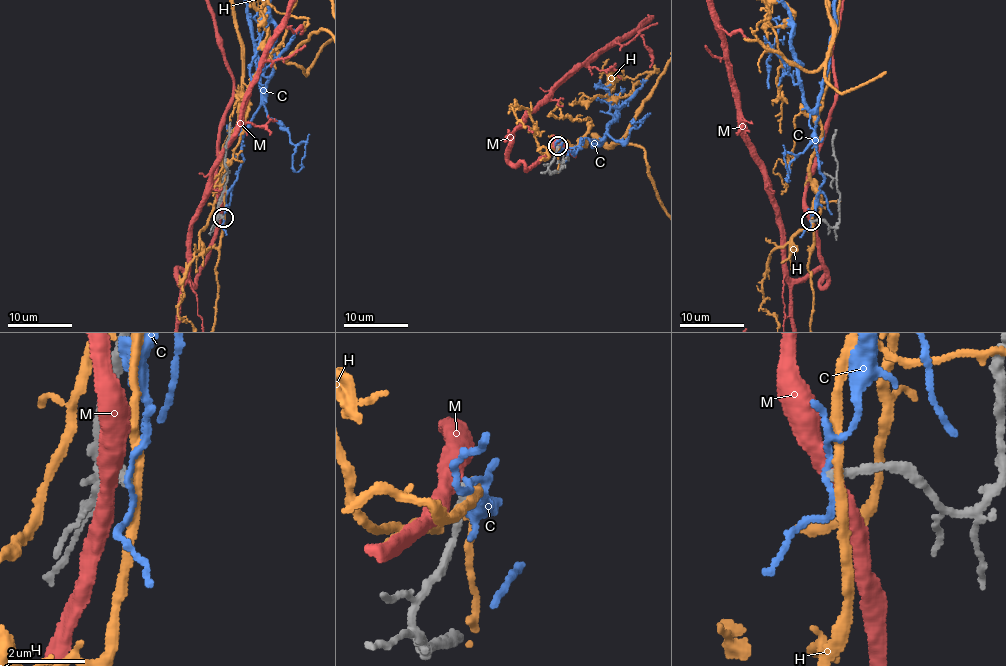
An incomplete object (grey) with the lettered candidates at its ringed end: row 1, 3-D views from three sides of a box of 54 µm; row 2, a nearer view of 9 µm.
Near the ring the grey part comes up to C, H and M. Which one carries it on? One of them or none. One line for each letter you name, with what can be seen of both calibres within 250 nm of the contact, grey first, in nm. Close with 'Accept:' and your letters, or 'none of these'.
Accept: none of these

